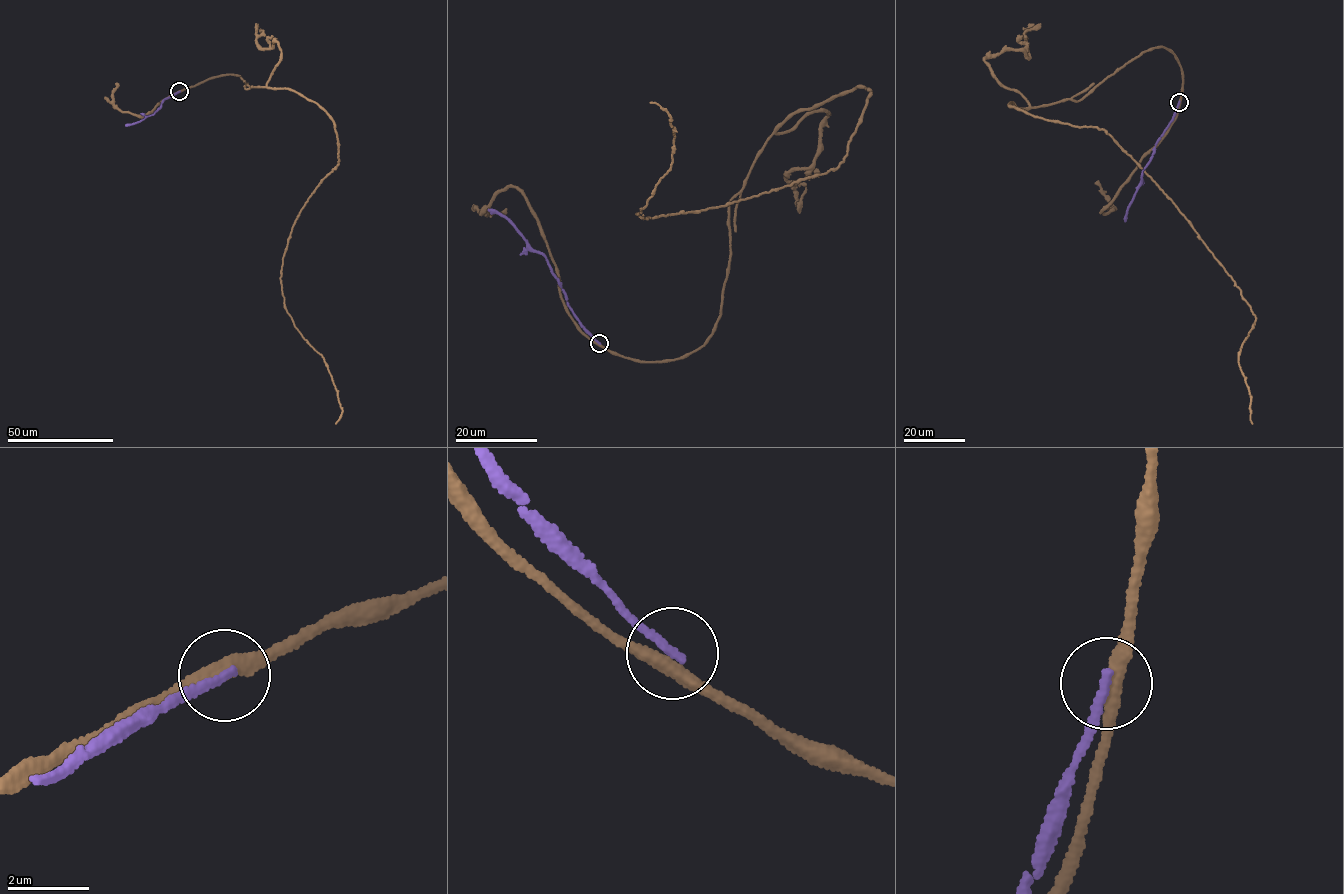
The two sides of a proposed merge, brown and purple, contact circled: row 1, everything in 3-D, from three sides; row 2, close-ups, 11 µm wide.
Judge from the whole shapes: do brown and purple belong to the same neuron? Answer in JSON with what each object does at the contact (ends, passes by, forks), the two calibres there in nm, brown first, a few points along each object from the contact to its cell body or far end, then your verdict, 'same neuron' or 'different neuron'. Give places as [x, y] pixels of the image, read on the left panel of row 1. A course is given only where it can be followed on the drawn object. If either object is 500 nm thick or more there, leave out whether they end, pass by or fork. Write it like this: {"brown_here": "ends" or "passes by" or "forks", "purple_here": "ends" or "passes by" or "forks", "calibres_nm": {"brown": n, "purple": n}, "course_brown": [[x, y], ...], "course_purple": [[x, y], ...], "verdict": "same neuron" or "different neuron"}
{"brown_here": "passes by", "purple_here": "ends", "calibres_nm": {"brown": 360, "purple": 200}, "course_brown": [[179, 91], [231, 74], [333, 121], [339, 163], [301, 209], [280, 278], [337, 391], [335, 423]], "course_purple": [[179, 91], [163, 99], [154, 114], [125, 125]], "verdict": "different neuron"}

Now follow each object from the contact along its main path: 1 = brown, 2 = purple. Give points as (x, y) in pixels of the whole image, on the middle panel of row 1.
1: (598, 343), (704, 346), (770, 136), (871, 92), (836, 168), (644, 218), (674, 144), (650, 102)
2: (598, 343), (581, 324), (544, 256), (529, 245), (503, 216), (488, 210)

